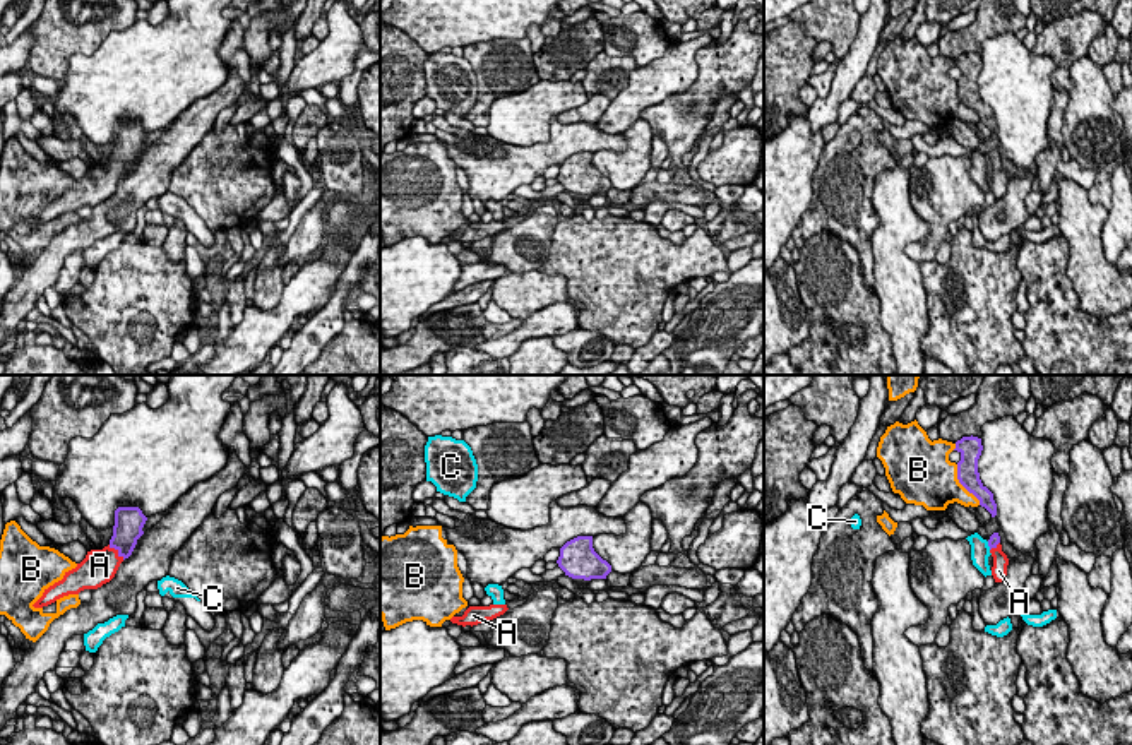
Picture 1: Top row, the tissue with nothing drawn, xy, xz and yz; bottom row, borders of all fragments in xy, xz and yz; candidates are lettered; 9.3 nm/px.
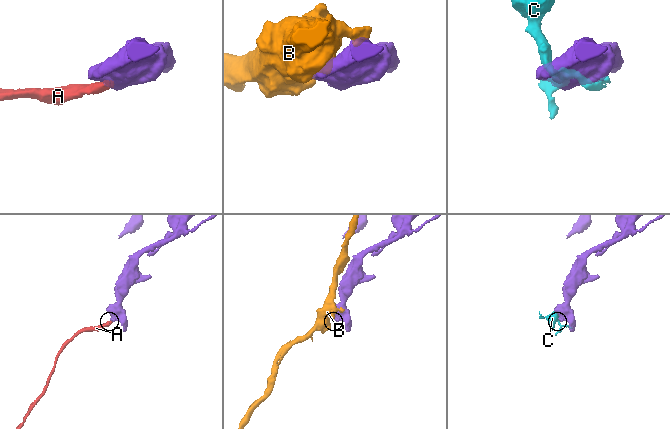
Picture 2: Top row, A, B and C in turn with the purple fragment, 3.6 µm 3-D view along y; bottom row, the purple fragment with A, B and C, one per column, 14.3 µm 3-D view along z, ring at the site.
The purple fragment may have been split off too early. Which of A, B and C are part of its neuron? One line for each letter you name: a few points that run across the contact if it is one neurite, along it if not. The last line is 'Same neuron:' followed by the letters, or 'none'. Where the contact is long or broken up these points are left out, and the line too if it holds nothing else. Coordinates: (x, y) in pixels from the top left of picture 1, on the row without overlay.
A: xy (127, 146), (119, 168), (100, 182)
Same neuron: A

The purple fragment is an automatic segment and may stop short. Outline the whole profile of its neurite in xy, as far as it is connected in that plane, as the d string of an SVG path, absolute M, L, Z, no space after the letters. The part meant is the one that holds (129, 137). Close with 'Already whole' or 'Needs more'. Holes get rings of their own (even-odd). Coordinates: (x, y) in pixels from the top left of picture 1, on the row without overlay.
M118 123L115 127L110 161L103 166L87 168L86 175L75 185L65 188L62 197L45 206L33 223L43 224L63 212L79 211L84 206L98 206L110 199L120 180L132 171L137 156L144 151L146 137L147 134L139 123Z. Needs more

